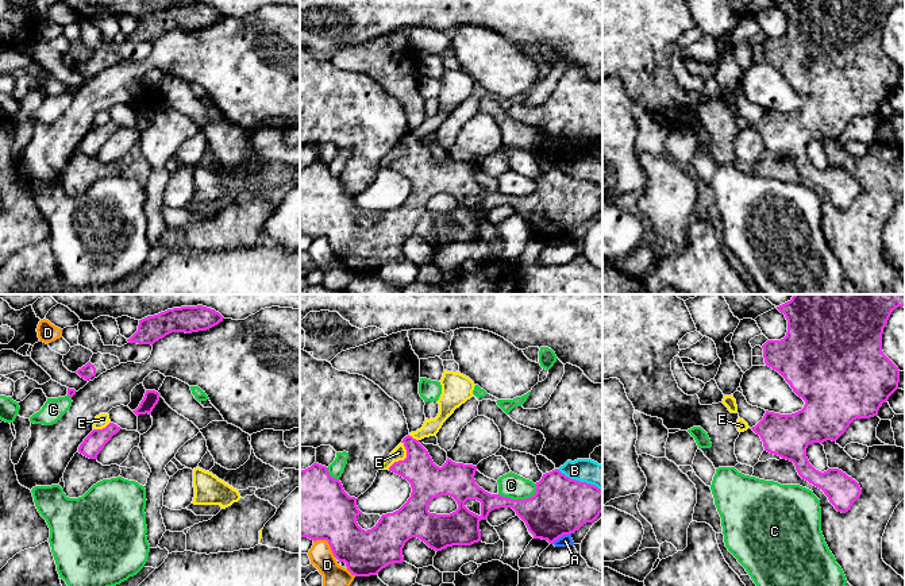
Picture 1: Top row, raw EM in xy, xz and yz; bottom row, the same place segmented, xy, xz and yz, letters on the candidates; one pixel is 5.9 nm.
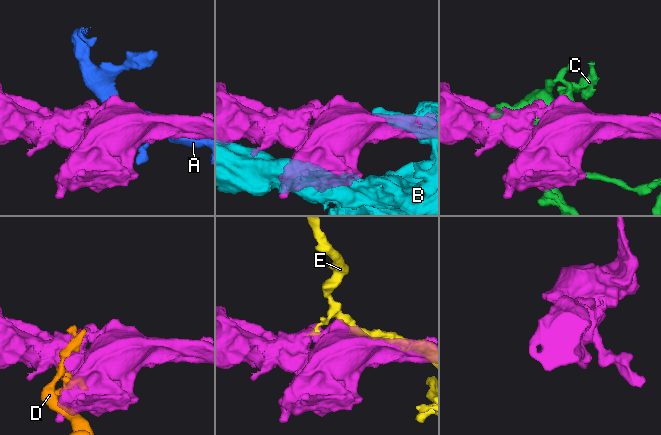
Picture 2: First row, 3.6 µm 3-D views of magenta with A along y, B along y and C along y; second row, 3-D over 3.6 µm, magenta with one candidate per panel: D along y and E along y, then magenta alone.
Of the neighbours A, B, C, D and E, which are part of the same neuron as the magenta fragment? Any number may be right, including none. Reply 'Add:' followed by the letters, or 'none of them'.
Add: none of them

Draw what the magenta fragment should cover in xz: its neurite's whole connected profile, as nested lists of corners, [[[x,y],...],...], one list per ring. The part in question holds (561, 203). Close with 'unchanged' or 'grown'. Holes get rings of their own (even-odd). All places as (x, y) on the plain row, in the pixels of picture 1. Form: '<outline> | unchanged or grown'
[[[412,134],[401,139],[407,147],[404,158],[394,159],[389,169],[403,174],[411,181],[412,190],[408,198],[396,209],[382,212],[371,227],[362,227],[357,215],[362,211],[355,194],[350,194],[339,177],[330,173],[328,166],[313,161],[300,167],[300,235],[313,239],[327,238],[334,254],[346,261],[347,267],[355,274],[377,273],[382,266],[393,261],[404,259],[403,246],[405,240],[417,235],[430,246],[442,248],[452,243],[471,243],[481,239],[480,219],[488,217],[492,208],[512,205],[525,220],[534,236],[547,238],[554,242],[563,232],[578,228],[584,221],[593,220],[602,209],[602,188],[594,182],[571,177],[559,167],[543,171],[536,180],[536,190],[525,197],[512,197],[500,192],[490,192],[475,181],[477,163],[455,161],[447,155],[439,165],[434,161],[428,149]],[[450,193],[458,207],[450,212],[428,209],[428,203],[436,194]],[[477,197],[481,200],[481,212],[470,209],[465,200]]] | unchanged

